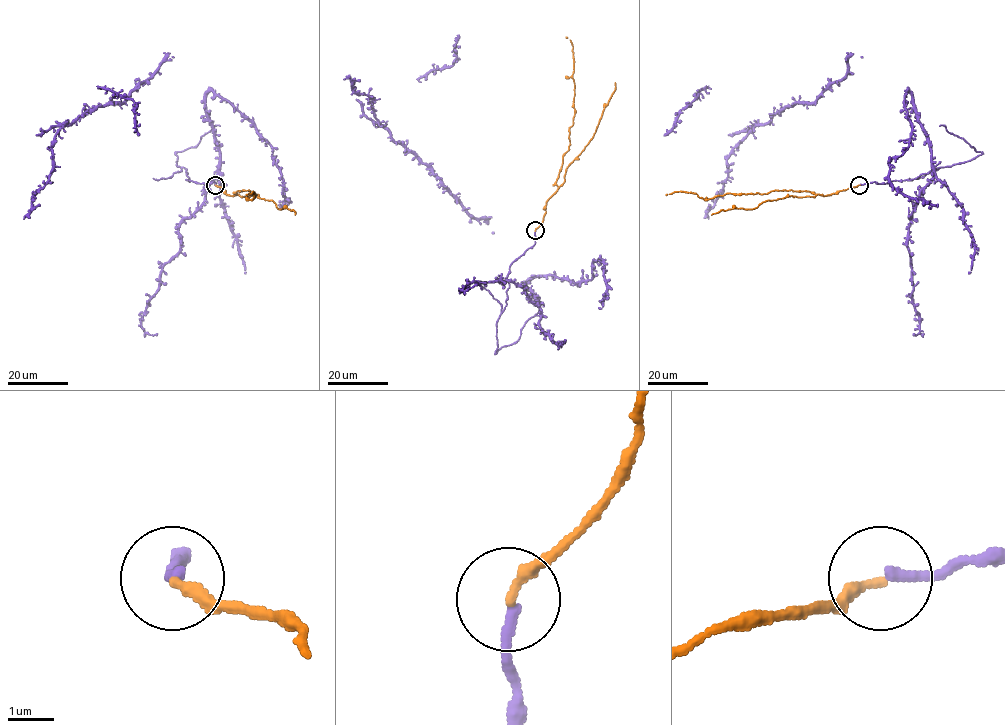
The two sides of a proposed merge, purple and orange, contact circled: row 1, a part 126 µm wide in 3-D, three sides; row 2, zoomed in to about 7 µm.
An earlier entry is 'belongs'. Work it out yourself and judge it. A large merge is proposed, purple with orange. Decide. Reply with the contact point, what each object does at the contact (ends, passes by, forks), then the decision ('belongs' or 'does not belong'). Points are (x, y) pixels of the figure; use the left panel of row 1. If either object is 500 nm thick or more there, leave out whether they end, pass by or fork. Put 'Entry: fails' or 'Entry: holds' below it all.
(215, 185) | purple ends | orange ends | belongs
Entry: holds

